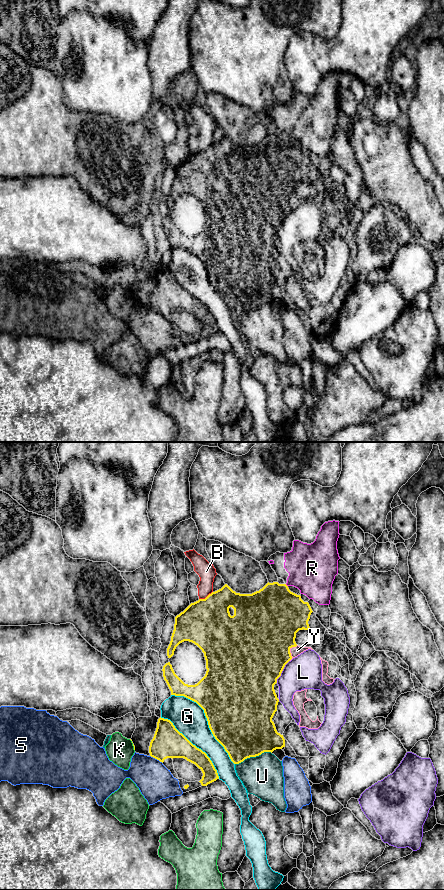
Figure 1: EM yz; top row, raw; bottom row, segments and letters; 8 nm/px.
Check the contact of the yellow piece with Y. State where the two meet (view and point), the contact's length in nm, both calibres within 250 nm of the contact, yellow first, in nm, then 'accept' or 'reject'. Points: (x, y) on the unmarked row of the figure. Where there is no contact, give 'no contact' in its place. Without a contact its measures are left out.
contact yz (289, 203); length 140 nm; calibres 500 and 80 nm; accept

